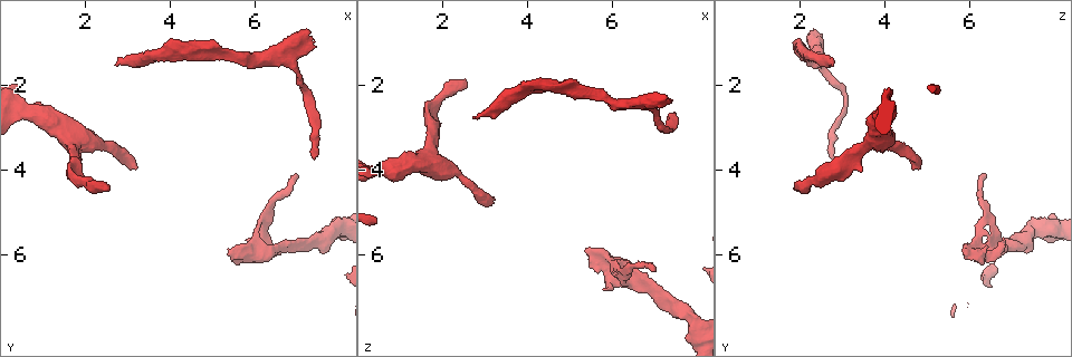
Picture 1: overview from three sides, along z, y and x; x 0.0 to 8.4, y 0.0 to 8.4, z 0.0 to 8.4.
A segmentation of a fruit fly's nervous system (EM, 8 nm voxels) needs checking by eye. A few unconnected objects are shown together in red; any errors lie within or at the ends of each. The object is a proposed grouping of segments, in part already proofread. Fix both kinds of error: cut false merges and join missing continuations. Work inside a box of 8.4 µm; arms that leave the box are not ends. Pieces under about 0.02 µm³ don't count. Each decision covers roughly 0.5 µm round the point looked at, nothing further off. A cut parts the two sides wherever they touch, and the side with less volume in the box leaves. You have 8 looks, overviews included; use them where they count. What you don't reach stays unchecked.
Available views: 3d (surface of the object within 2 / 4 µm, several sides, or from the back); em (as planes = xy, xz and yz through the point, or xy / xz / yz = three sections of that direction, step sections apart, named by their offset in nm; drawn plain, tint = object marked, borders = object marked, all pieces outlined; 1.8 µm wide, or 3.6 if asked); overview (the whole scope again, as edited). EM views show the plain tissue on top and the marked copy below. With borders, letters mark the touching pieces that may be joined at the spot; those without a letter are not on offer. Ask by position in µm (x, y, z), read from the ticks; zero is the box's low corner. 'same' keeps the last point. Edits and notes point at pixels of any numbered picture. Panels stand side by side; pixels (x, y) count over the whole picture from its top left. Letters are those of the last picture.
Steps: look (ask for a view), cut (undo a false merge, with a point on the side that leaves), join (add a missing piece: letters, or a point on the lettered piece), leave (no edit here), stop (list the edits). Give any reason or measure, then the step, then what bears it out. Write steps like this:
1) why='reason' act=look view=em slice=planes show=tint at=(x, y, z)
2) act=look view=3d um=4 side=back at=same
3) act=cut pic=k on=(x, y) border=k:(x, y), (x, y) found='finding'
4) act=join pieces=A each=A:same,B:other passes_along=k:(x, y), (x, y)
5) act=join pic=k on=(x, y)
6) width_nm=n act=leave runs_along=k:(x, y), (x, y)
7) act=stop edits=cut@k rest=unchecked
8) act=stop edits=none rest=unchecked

why='branch stops here' act=look view=em slice=planes show=borders at=(2.75, 1.50, 2.75)

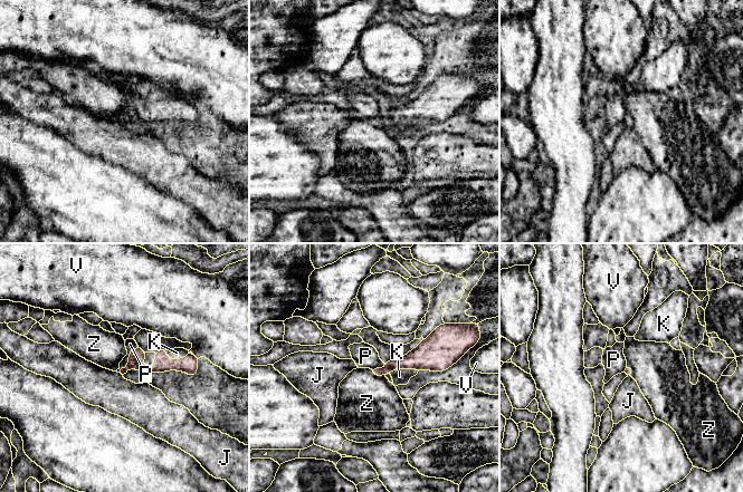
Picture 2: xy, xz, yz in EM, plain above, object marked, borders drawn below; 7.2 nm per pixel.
act=join pieces=K each=J:other,K:same,P:other,V:other,Z:other passes_along=2:(189, 365), (178, 359), (177, 353) found='it goes on there'

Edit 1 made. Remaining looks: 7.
why='an open end' act=look view=3d um=2 side=back at=(3.15, 4.00, 4.75)

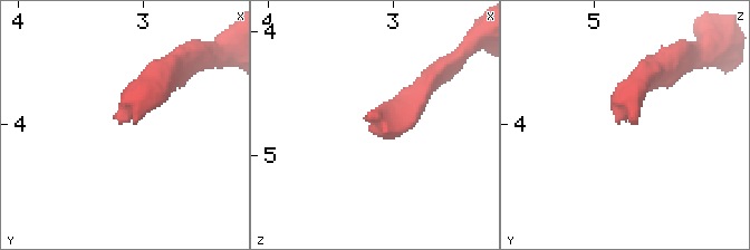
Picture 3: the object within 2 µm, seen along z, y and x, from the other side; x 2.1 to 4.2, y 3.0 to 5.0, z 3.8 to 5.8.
why='need the tissue' act=look view=em slice=planes show=borders at=(3.18, 4.00, 4.68)

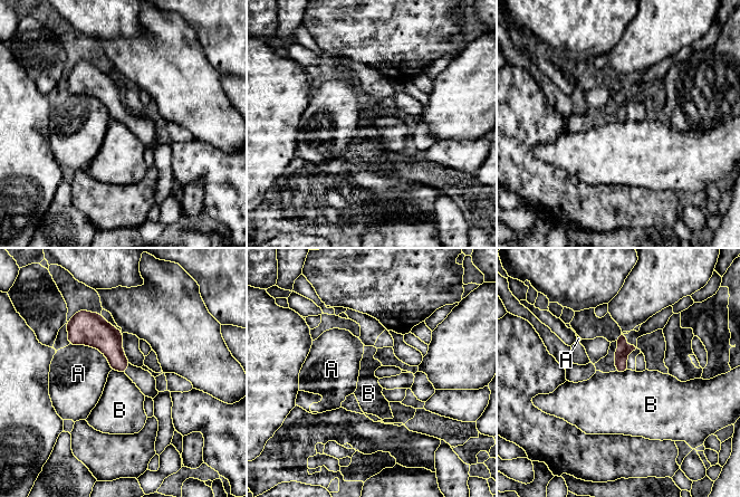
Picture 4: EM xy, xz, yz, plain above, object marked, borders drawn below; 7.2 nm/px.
act=leave each=A:other,B:other border=4:(112, 369), (124, 373) found='none of them fits'

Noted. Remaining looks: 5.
act=look view=em slice=planes show=borders at=(2.50, 4.45, 1.90)

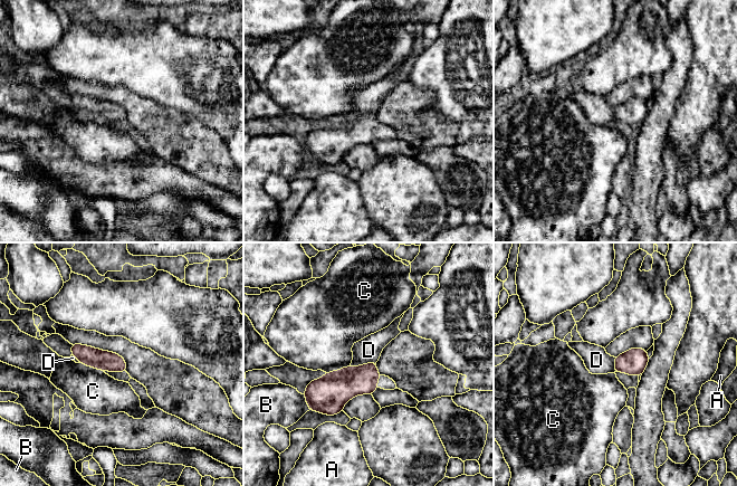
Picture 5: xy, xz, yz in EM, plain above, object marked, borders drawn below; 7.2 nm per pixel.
act=join pieces=D each=A:other,B:other,C:other,D:same passes_along=5:(338, 387), (364, 364), (369, 350) found='it goes on there'

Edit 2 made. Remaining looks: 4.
act=stop edits=join@2,join@5 rest=unchecked

